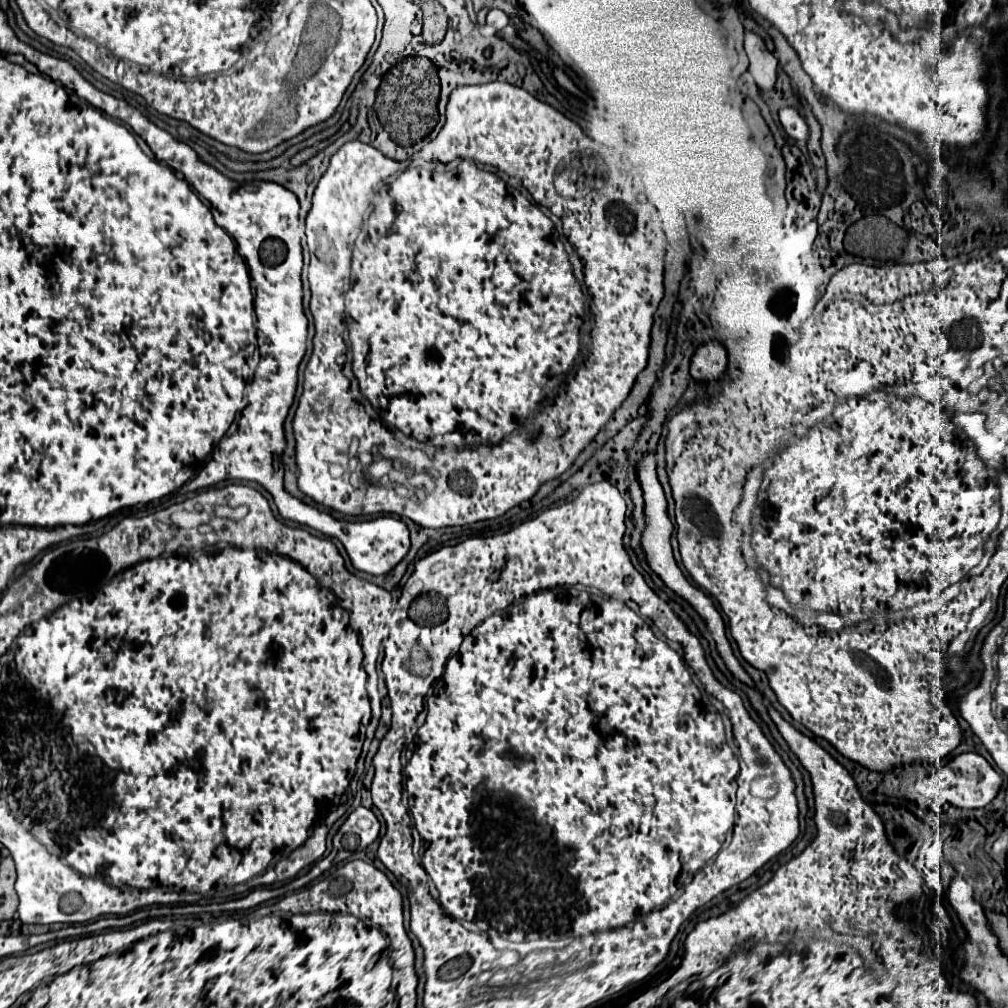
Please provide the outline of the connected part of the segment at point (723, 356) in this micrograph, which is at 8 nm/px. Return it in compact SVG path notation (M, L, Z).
M719 341L703 343L691 359L691 377L697 381L719 379L727 367L727 351Z

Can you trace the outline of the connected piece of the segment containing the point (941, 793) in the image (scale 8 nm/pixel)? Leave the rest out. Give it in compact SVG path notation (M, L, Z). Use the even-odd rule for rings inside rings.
M977 753L957 755L945 767L941 767L935 775L931 775L929 781L931 781L929 785L931 785L933 797L943 799L949 805L959 807L959 809L983 809L983 807L991 805L991 801L997 797L997 793L1003 785L1003 777L987 763L987 759L983 759Z

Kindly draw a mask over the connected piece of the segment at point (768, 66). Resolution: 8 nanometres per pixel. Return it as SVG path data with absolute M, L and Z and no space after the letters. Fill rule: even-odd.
M745 31L745 53L749 57L749 73L753 75L755 83L761 89L773 89L777 59L767 51L763 39L753 31Z

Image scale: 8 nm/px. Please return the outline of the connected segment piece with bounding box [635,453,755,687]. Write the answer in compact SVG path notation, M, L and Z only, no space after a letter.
M645 453L645 457L641 457L641 461L639 461L637 467L635 467L635 473L637 473L637 481L639 481L641 489L643 489L643 501L645 501L643 513L645 513L645 523L647 523L647 527L645 527L643 535L641 535L641 547L643 547L643 553L645 553L645 559L647 559L647 563L649 563L649 567L663 579L663 583L665 583L675 595L679 595L681 599L685 599L685 601L701 615L701 619L707 623L707 627L709 627L709 631L711 631L711 637L713 637L715 643L717 643L717 651L719 651L723 663L727 665L727 669L731 671L731 675L733 675L735 679L739 679L741 683L745 683L745 685L749 685L749 687L755 687L753 679L747 675L747 671L741 667L741 663L737 661L737 657L735 657L733 651L731 651L731 645L729 645L729 641L727 641L727 637L725 637L725 623L723 623L719 611L715 609L711 597L707 597L701 589L695 589L695 587L685 579L685 575L681 573L679 565L675 563L673 549L671 549L671 545L669 545L669 537L671 537L673 525L671 525L671 521L669 521L669 517L667 517L667 501L665 501L663 489L661 489L661 485L659 485L659 481L657 481L657 473L655 473L655 455L653 455L653 453Z

